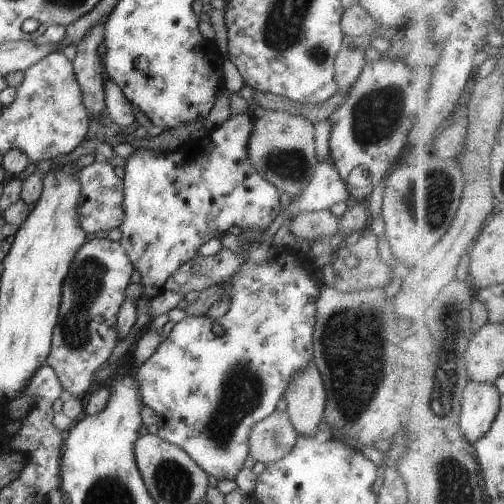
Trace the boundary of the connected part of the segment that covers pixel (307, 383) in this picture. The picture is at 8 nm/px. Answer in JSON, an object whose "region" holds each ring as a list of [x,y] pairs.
{"region":[[[313,359],[305,370],[299,370],[293,376],[282,397],[295,432],[314,436],[324,411],[325,391]]]}

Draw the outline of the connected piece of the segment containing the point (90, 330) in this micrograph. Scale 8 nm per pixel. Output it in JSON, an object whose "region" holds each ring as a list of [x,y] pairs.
{"region":[[[90,236],[85,244],[77,248],[73,260],[63,278],[60,292],[57,324],[52,330],[52,339],[47,358],[43,361],[56,374],[63,390],[67,390],[74,397],[83,397],[92,385],[92,374],[109,358],[111,350],[117,341],[115,336],[116,314],[123,304],[125,286],[129,284],[129,276],[133,266],[117,241]]]}

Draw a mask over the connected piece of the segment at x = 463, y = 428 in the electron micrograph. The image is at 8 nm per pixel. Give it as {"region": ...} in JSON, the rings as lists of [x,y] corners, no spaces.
{"region":[[[469,381],[464,390],[459,436],[474,445],[493,426],[500,410],[500,394],[495,384]]]}

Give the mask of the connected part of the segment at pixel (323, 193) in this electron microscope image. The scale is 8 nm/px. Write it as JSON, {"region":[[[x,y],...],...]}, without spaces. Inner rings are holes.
{"region":[[[317,161],[311,180],[290,200],[289,209],[279,211],[273,222],[262,231],[261,240],[271,243],[275,231],[295,213],[329,209],[336,202],[346,202],[348,196],[343,180],[330,161]]]}

